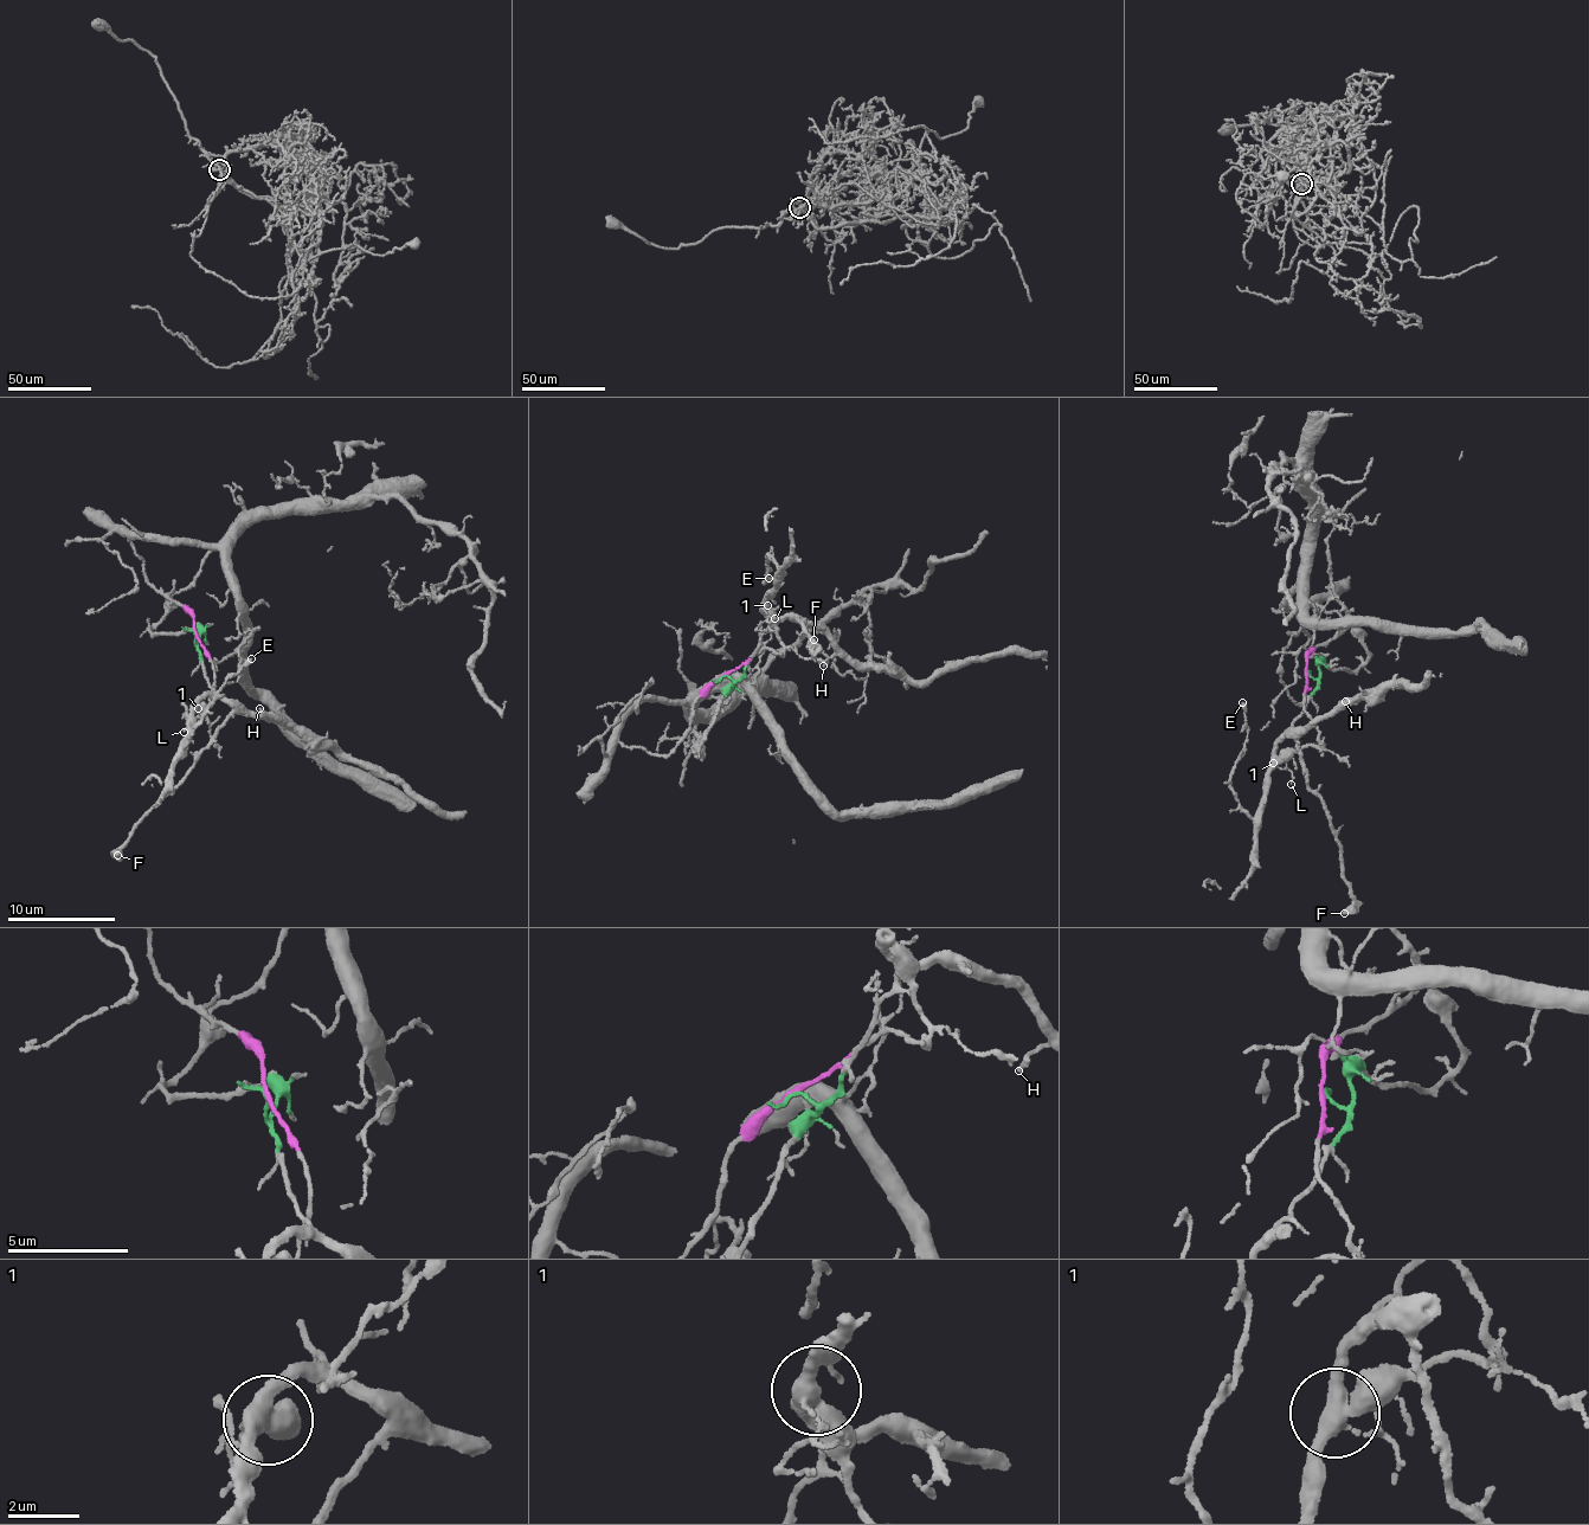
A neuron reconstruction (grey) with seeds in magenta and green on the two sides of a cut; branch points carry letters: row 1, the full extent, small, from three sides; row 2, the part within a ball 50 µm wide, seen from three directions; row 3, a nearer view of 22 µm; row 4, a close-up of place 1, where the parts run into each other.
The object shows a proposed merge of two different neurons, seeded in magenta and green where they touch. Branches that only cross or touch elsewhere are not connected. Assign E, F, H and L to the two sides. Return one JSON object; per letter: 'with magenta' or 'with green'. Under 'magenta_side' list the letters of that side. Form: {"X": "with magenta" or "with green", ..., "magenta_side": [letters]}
{"E": "with green", "F": "with green", "H": "with green", "L": "with green", "magenta_side": []}

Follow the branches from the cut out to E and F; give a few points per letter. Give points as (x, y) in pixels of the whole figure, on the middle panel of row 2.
E: (724, 676), (739, 679), (769, 628), (766, 599), (782, 584), (770, 554), (765, 583), (769, 577)
F: (724, 676), (739, 679), (765, 630), (774, 621), (798, 617), (814, 639), (808, 647), (814, 650), (812, 639)

